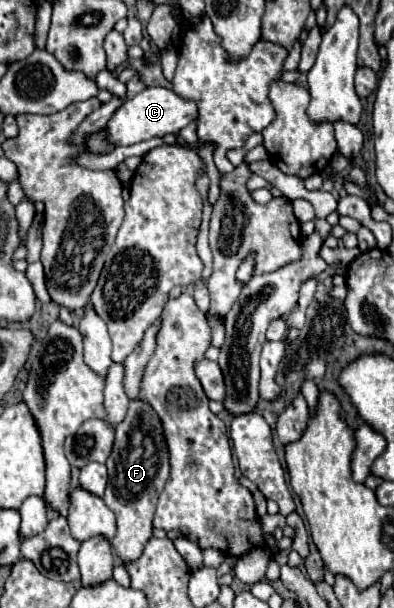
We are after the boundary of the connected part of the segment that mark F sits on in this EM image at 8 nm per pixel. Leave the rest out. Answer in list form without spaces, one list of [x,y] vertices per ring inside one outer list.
[[[143,398],[131,400],[127,418],[115,426],[115,444],[107,458],[107,470],[109,482],[103,500],[117,516],[117,532],[111,544],[123,562],[131,562],[141,556],[143,546],[153,536],[157,498],[169,478],[169,454],[167,440],[163,438],[163,424],[159,422],[159,414],[155,414]]]

